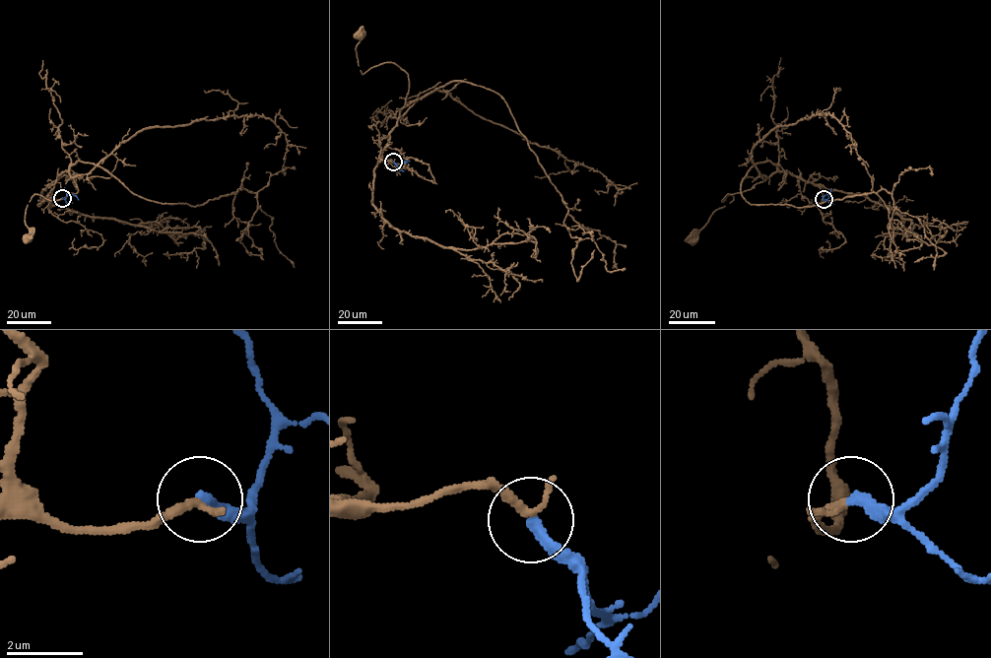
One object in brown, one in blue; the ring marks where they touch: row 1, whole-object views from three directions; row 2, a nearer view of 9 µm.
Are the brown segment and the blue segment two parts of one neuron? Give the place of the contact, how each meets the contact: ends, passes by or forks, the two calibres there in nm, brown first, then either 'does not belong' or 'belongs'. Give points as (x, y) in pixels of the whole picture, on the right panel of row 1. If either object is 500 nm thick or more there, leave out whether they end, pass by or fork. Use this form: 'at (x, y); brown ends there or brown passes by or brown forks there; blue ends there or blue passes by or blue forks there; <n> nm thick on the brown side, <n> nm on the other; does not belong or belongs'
at (824, 199); brown ends there; blue ends there; 240 nm thick on the brown side, 320 nm on the other; belongs

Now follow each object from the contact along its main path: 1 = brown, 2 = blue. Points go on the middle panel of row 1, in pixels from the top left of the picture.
1: (393, 162), (382, 161), (380, 157), (405, 104), (408, 75), (388, 62), (363, 74), (356, 53), (359, 35)
2: (393, 162), (397, 166), (409, 161)

